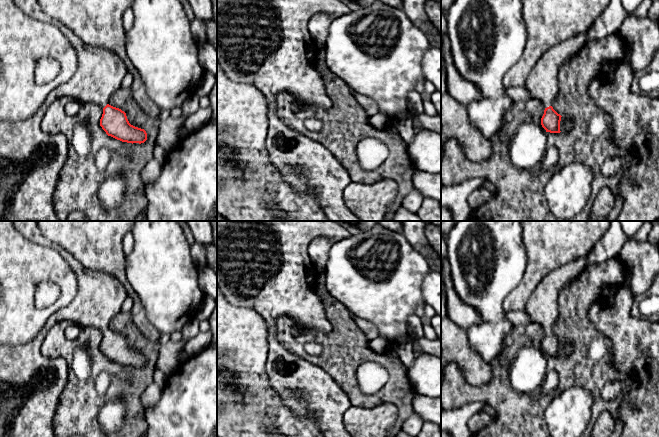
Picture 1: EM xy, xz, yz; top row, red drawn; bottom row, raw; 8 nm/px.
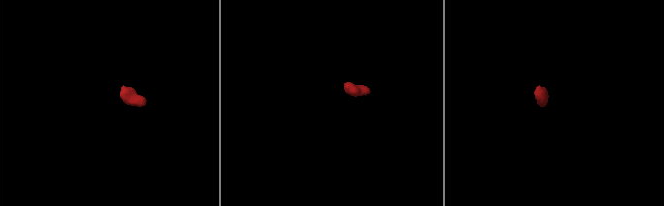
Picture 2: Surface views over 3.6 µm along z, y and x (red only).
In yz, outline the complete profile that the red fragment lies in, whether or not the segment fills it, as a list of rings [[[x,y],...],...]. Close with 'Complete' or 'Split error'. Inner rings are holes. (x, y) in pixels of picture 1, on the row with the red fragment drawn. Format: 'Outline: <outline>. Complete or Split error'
Outline: [[[586,34],[576,35],[550,48],[537,61],[530,72],[524,87],[530,93],[530,99],[539,100],[545,107],[541,125],[550,133],[560,133],[561,115],[552,105],[558,93],[558,72],[568,57],[580,49],[586,41]]]. Split error

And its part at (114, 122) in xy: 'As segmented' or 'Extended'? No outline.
Extended

